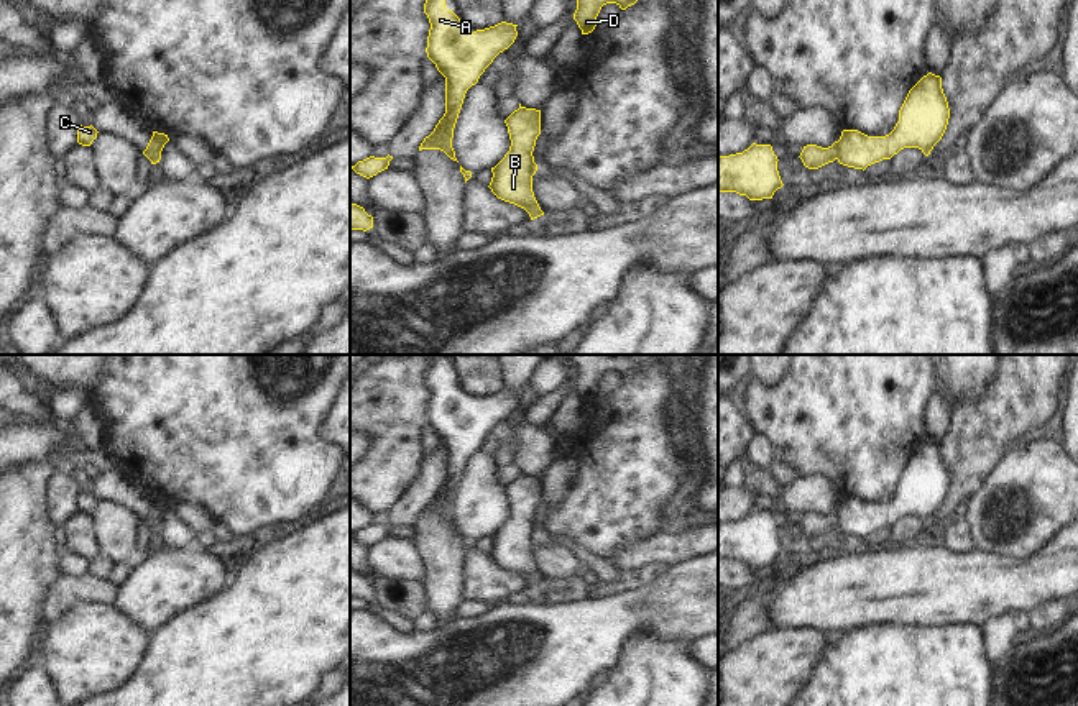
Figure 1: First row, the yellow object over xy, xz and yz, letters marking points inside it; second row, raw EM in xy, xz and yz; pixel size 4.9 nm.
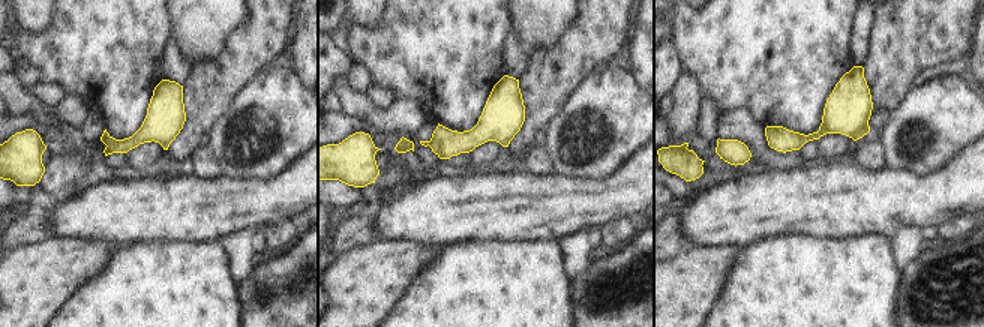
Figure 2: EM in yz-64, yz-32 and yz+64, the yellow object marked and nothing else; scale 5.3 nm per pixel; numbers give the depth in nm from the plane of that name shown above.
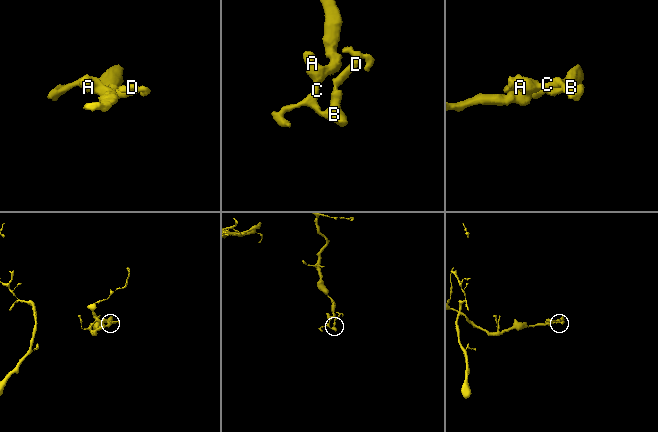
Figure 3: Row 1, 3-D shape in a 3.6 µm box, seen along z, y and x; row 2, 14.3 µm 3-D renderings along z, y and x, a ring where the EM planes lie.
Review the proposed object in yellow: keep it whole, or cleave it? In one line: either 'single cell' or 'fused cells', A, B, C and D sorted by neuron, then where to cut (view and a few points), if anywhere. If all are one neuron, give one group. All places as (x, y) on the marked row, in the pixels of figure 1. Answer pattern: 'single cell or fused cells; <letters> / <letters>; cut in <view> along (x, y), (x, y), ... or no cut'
fused cells; A B C / D; cut in yz along (837, 142), (838, 158)

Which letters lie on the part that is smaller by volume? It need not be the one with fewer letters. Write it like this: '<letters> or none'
D

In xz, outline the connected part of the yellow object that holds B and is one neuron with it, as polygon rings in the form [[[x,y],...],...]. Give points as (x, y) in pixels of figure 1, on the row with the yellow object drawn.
[[[519,107],[504,123],[511,146],[491,167],[493,177],[488,187],[498,199],[524,209],[534,220],[544,215],[532,192],[532,176],[537,171],[532,151],[541,135],[541,110]]]

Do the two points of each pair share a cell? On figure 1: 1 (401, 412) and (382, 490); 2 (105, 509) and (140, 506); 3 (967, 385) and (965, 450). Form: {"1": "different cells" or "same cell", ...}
{"1": "same cell", "2": "different cells", "3": "different cells"}

